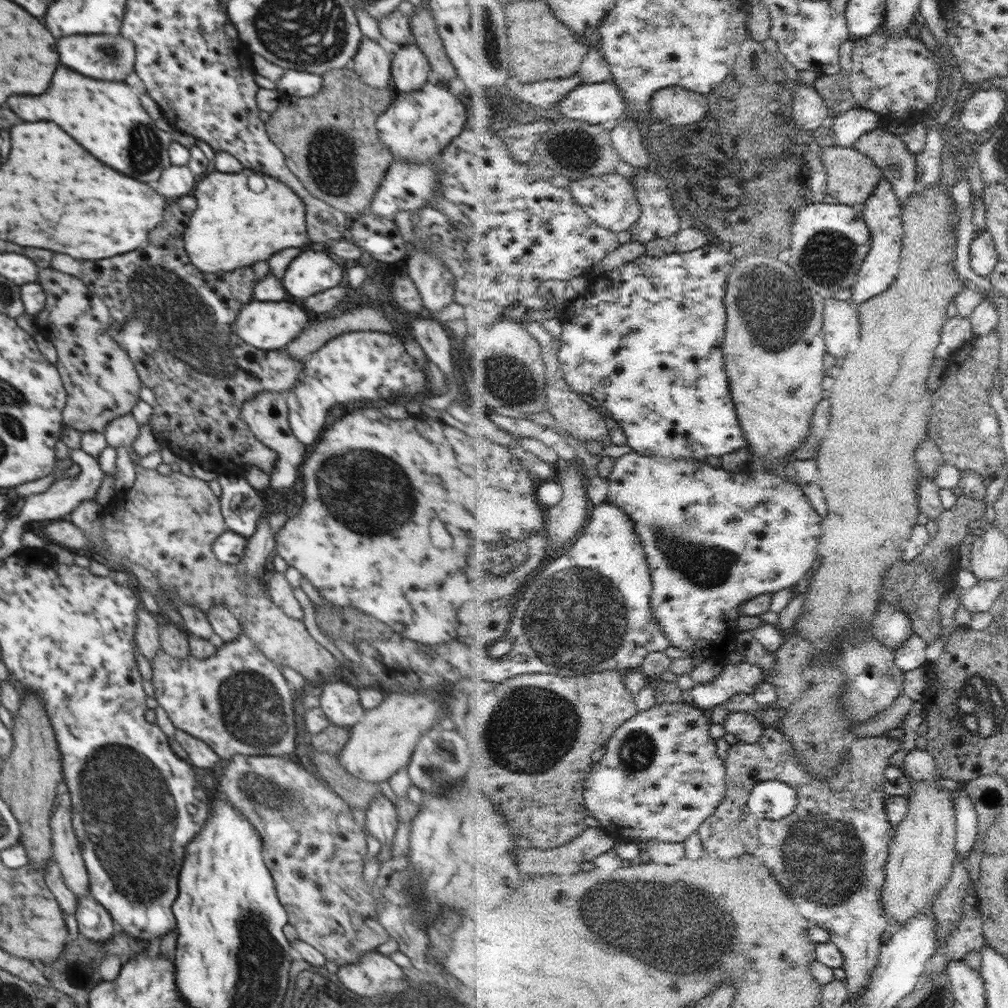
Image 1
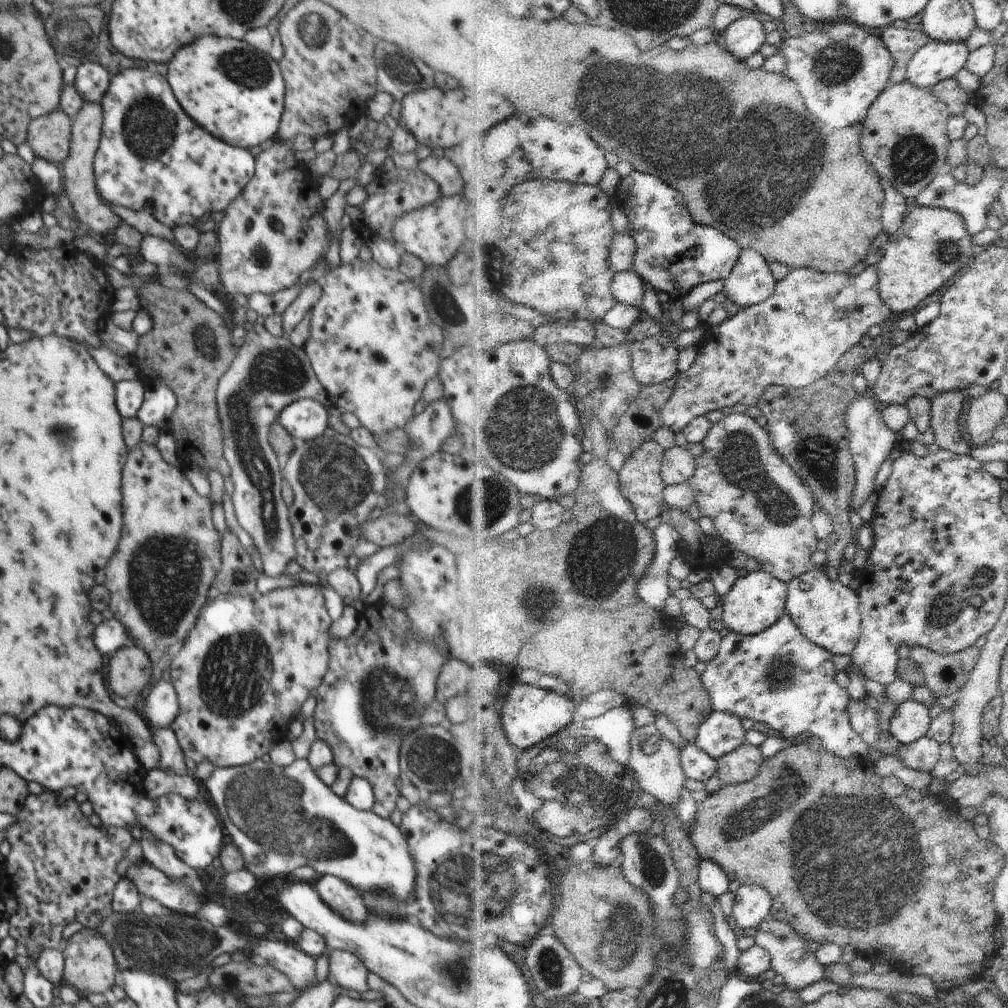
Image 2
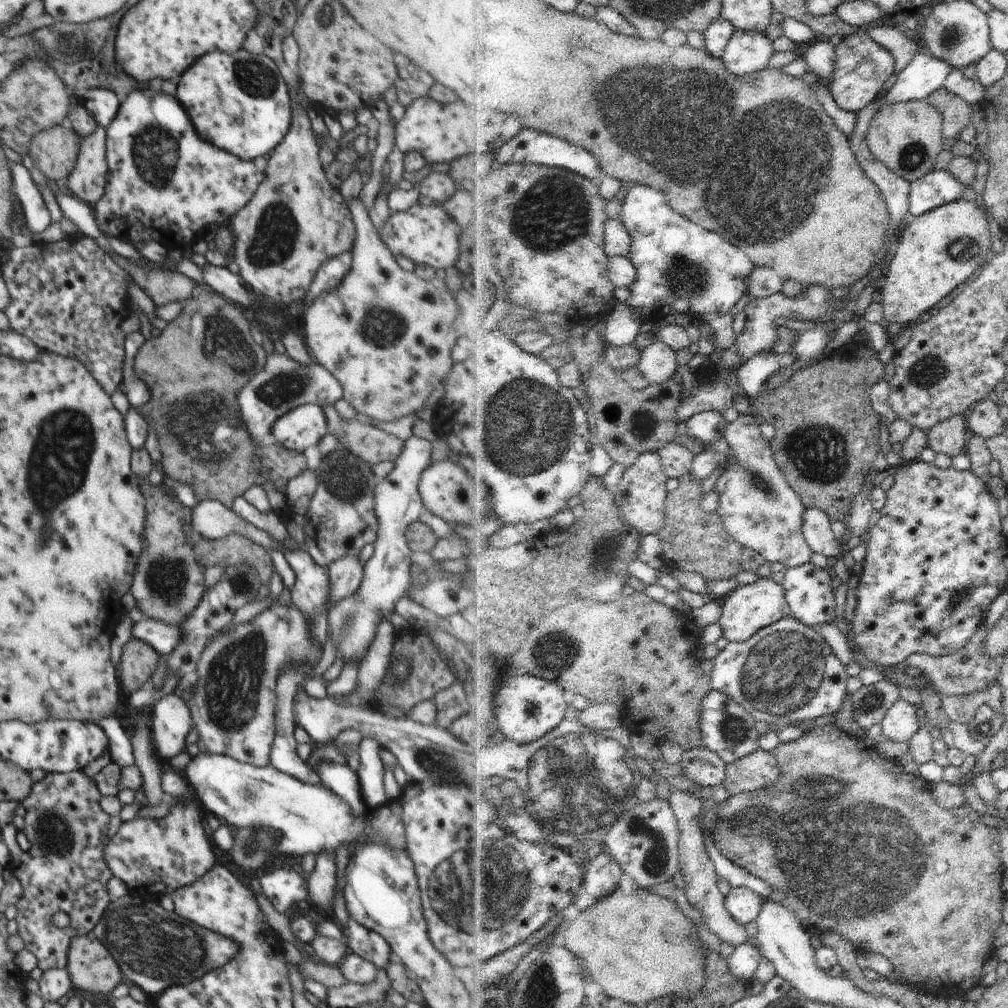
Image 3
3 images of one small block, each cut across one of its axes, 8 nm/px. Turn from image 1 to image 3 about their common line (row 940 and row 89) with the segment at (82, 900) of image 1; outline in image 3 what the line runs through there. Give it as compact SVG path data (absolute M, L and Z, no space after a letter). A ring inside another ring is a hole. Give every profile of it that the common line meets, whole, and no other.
M85 89L80 91L80 98L85 109L94 118L98 126L105 129L116 118L121 103L117 94L108 89Z

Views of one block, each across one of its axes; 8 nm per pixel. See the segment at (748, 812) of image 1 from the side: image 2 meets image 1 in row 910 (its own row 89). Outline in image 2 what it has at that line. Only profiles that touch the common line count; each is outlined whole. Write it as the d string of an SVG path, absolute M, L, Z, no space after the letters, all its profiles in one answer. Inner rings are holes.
M839 21L827 33L785 36L779 51L789 58L786 74L801 86L806 106L830 126L846 128L863 123L871 108L891 84L897 60L883 37L870 34L862 25Z

